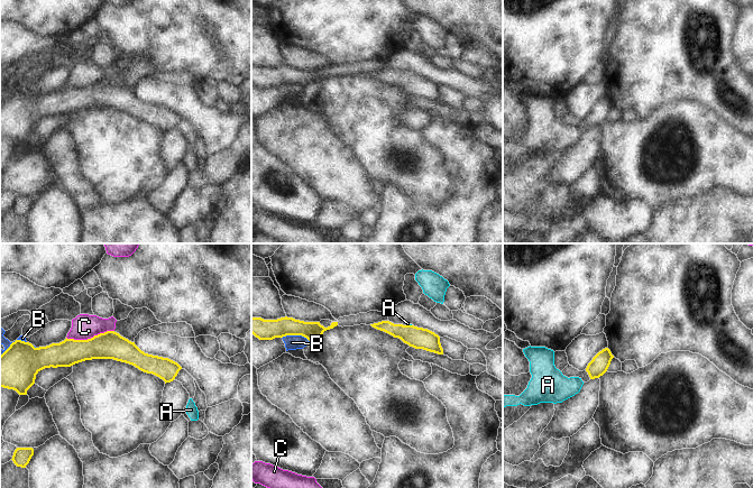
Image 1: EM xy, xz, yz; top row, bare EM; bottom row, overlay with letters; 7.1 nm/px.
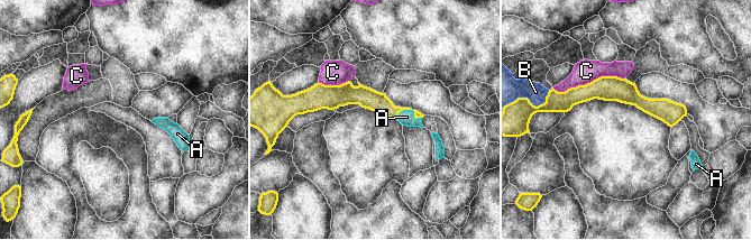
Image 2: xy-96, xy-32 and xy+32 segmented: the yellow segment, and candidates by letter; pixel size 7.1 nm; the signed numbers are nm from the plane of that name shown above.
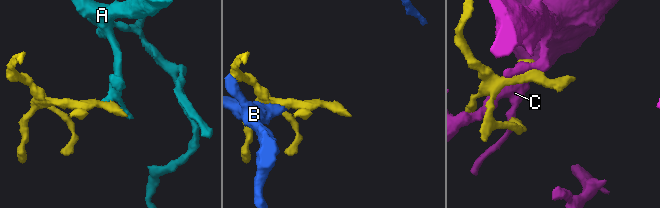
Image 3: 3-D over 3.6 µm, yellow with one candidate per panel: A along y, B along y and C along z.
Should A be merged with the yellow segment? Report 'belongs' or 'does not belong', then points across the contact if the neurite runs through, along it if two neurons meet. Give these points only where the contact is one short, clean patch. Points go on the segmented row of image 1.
belongs | across xz (419, 338), (409, 325), (407, 323)

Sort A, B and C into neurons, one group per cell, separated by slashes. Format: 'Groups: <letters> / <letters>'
Groups: A / B / C

